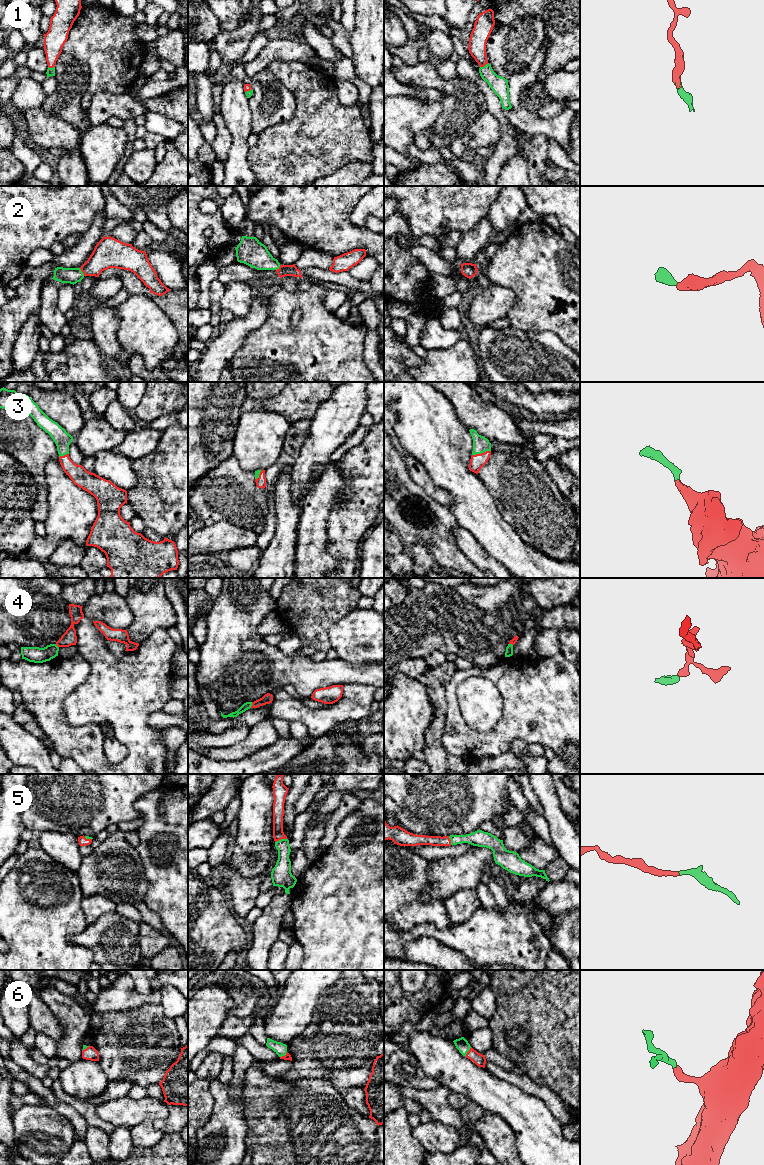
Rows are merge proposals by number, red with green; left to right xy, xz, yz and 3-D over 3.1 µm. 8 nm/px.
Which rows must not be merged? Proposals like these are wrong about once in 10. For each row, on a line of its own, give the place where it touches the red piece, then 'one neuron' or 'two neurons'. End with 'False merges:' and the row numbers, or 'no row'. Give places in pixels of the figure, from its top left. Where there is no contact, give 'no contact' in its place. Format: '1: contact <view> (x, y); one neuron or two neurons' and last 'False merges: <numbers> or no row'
1: contact yz (484, 65); one neuron
2: contact xy (82, 271); one neuron
3: contact yz (481, 453); one neuron
4: contact xz (252, 705); one neuron
5: contact xz (280, 839); one neuron
6: contact yz (468, 1051); one neuron
False merges: no row

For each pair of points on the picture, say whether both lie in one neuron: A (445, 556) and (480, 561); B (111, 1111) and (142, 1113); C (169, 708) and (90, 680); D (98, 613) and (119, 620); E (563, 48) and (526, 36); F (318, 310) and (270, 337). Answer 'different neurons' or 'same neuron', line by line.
A: different neurons
B: same neuron
C: different neurons
D: same neuron
E: different neurons
F: same neuron

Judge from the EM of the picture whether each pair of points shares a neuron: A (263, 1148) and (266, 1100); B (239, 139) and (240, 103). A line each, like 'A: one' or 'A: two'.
A: one
B: one

